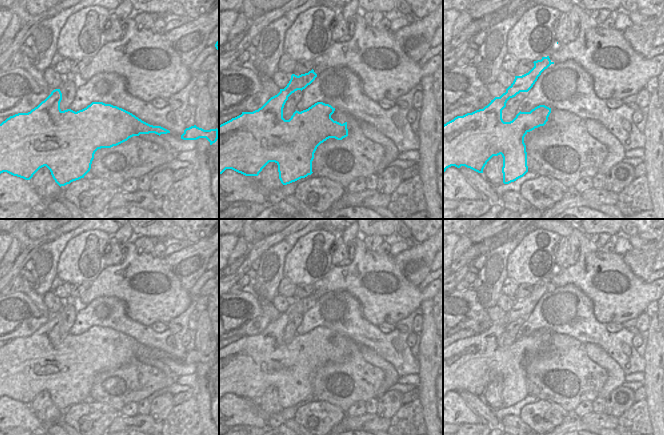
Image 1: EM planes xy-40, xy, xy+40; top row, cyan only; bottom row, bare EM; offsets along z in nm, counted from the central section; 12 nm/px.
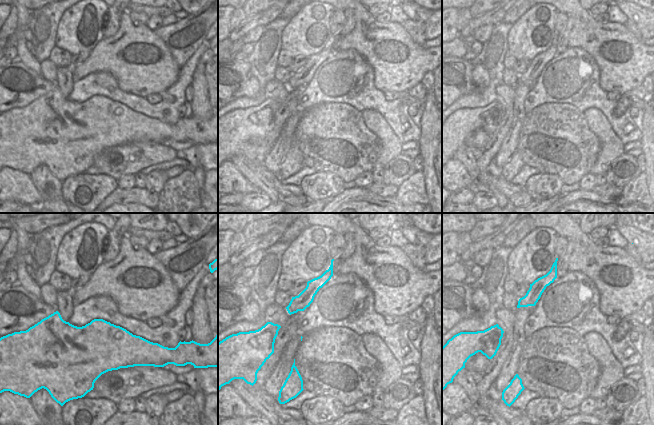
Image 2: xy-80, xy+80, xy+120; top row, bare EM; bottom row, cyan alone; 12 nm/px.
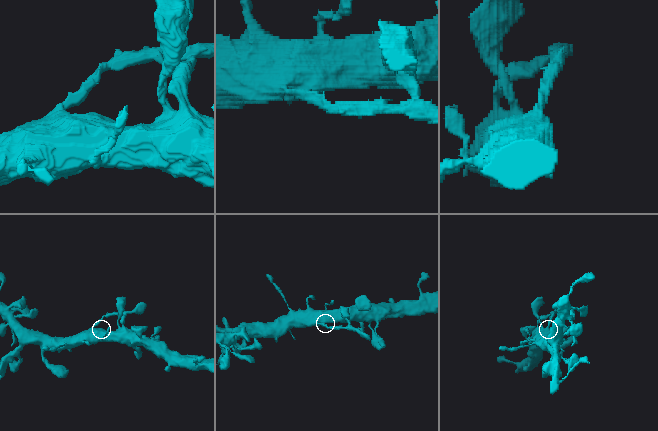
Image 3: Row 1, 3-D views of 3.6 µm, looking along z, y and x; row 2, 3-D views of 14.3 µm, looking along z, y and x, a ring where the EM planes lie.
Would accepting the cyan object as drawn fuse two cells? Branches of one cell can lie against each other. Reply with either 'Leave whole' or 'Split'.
Split.

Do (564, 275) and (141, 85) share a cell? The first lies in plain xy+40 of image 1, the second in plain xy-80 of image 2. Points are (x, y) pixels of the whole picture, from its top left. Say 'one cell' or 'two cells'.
one cell

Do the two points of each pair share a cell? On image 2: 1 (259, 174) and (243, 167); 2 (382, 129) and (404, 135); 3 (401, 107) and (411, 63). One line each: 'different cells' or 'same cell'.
1: same cell
2: different cells
3: different cells

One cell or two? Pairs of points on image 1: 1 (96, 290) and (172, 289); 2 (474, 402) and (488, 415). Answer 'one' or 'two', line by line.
1: one
2: one

